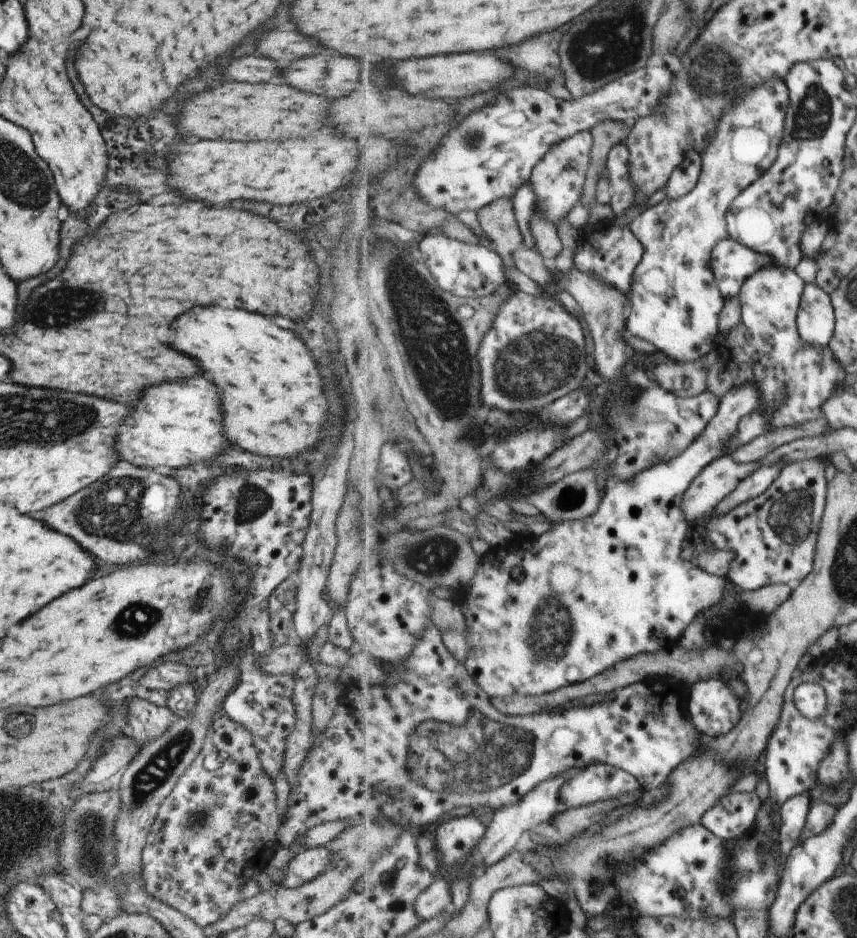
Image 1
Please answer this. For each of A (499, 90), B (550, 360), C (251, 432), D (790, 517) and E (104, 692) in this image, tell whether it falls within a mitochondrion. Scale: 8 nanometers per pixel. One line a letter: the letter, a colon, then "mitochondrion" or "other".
A: other
B: mitochondrion
C: other
D: mitochondrion
E: other

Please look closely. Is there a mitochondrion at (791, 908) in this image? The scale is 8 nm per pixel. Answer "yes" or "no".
no

